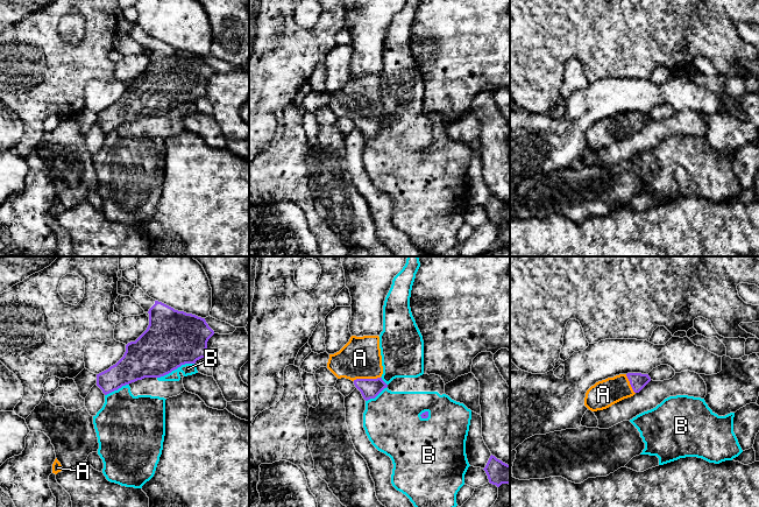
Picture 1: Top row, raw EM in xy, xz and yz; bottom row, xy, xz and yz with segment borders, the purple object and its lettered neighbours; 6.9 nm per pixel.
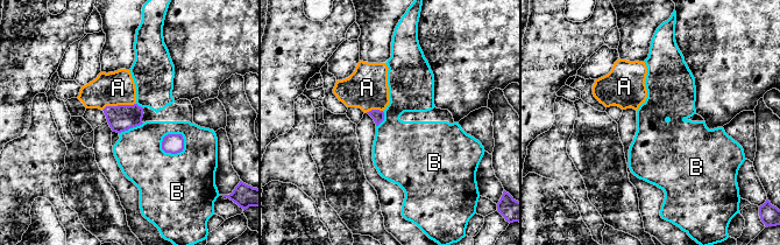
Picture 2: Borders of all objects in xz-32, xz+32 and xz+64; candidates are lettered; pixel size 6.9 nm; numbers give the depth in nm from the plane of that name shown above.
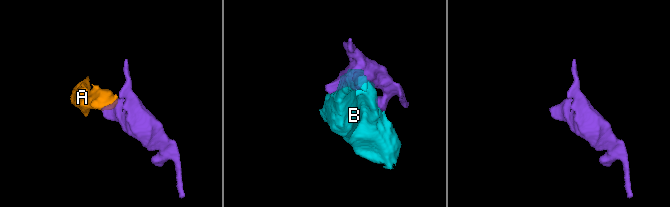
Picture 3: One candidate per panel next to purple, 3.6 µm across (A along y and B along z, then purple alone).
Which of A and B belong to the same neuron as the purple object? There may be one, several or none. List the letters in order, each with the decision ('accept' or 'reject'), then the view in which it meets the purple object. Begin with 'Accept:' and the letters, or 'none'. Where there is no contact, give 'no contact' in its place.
Accept: A
A: accept | xz
B: reject | xy

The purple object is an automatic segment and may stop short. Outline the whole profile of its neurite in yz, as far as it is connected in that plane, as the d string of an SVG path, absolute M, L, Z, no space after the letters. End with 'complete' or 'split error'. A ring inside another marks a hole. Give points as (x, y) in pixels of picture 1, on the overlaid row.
M627 373L596 382L584 397L584 406L591 410L603 410L639 393L648 382L648 374Z; split error

